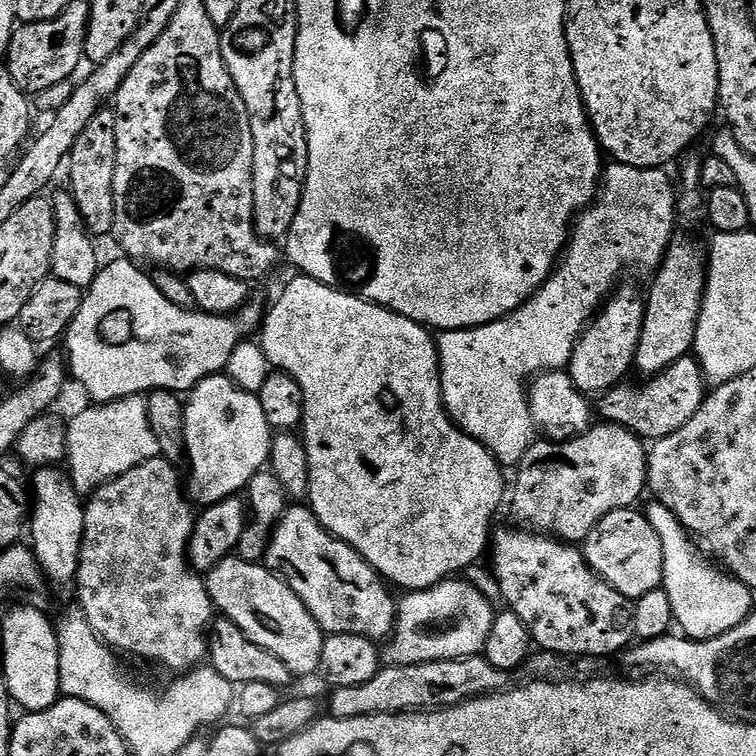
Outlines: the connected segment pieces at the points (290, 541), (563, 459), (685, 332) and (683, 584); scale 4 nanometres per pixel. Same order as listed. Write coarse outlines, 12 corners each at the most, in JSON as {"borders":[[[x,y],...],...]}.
{"borders":[[[289,507],[266,564],[325,634],[391,637],[380,573],[311,507]],[[593,423],[533,442],[515,469],[521,525],[583,542],[639,505],[649,449]],[[673,239],[647,289],[635,371],[696,346],[709,253]],[[663,502],[662,587],[687,639],[713,640],[753,615],[753,589],[712,565]]]}

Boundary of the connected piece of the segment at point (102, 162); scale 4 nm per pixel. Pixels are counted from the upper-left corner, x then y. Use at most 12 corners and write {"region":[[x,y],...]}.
{"region":[[115,111],[94,114],[66,161],[96,238],[114,226]]}

